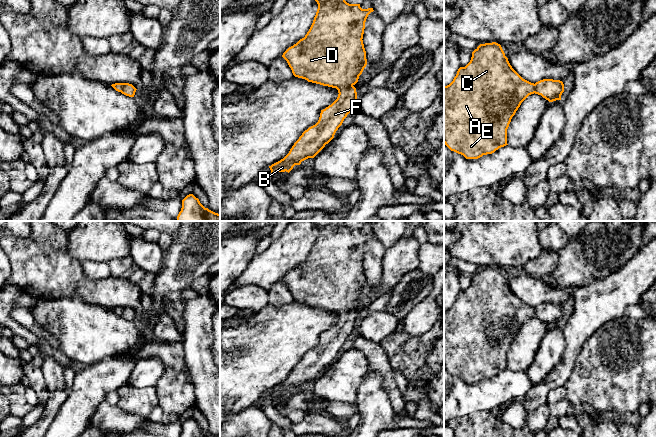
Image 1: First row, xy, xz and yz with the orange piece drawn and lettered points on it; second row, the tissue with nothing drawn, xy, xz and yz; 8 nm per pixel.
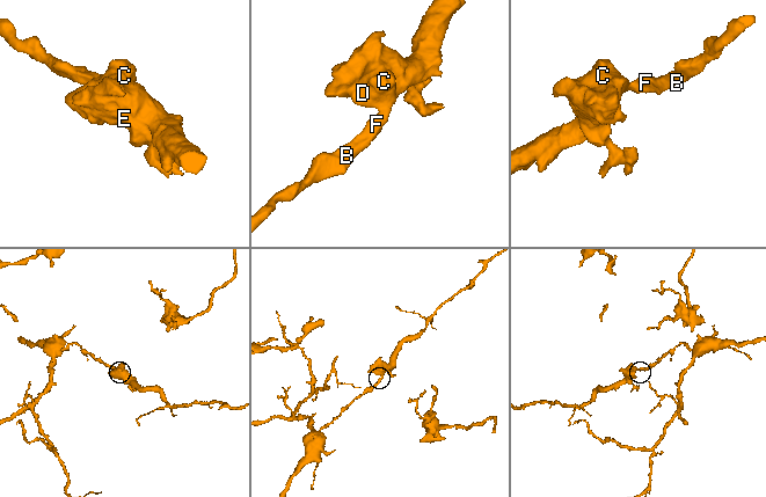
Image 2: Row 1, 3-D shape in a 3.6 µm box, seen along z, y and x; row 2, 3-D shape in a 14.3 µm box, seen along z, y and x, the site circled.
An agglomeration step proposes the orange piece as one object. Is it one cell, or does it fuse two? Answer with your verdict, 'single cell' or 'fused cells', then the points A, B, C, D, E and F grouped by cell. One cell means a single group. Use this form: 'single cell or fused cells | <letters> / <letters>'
single cell | A B C D E F

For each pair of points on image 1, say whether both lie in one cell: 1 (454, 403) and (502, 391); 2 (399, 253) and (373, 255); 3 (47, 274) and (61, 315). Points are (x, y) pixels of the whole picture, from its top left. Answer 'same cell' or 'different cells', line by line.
1: same cell
2: different cells
3: different cells

